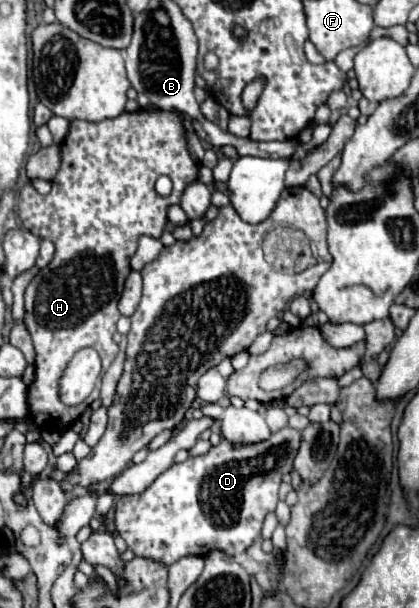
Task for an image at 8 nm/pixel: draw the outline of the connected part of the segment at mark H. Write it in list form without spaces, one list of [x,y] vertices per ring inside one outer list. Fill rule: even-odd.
[[[135,111],[121,113],[115,119],[105,119],[99,123],[73,121],[71,129],[61,145],[61,169],[51,181],[51,191],[47,195],[37,193],[37,189],[27,183],[19,195],[19,217],[23,227],[35,233],[37,237],[49,239],[55,243],[55,257],[51,263],[37,271],[33,281],[25,291],[25,325],[33,337],[35,345],[35,379],[27,389],[29,417],[39,431],[67,431],[83,411],[99,397],[99,381],[95,391],[75,407],[67,407],[57,397],[57,381],[67,365],[67,361],[83,347],[97,349],[103,371],[119,353],[119,345],[113,341],[117,331],[117,301],[123,291],[123,283],[131,273],[129,259],[137,249],[137,239],[141,235],[159,237],[167,223],[167,207],[177,203],[181,191],[187,183],[197,179],[197,163],[189,157],[185,147],[185,129],[177,113],[167,111]],[[167,175],[173,181],[173,193],[161,197],[155,191],[157,177]]]

